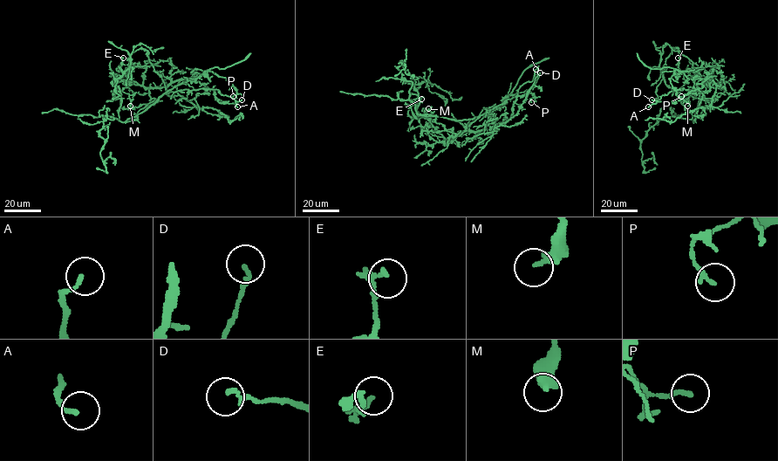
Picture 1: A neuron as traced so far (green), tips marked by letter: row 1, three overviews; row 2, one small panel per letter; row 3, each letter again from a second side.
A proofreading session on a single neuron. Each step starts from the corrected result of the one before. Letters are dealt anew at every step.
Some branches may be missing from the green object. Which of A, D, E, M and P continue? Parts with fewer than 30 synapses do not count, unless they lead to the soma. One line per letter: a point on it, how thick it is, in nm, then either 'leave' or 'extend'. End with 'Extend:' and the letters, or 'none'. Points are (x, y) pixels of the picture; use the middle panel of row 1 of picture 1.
A: place (535, 69); calibre 140 nm; leave
D: place (540, 72); calibre 150 nm; leave
E: place (421, 99); calibre 90 nm; leave
M: place (428, 108); calibre 360 nm; leave
P: place (531, 102); calibre 170 nm; leave
Extend: none

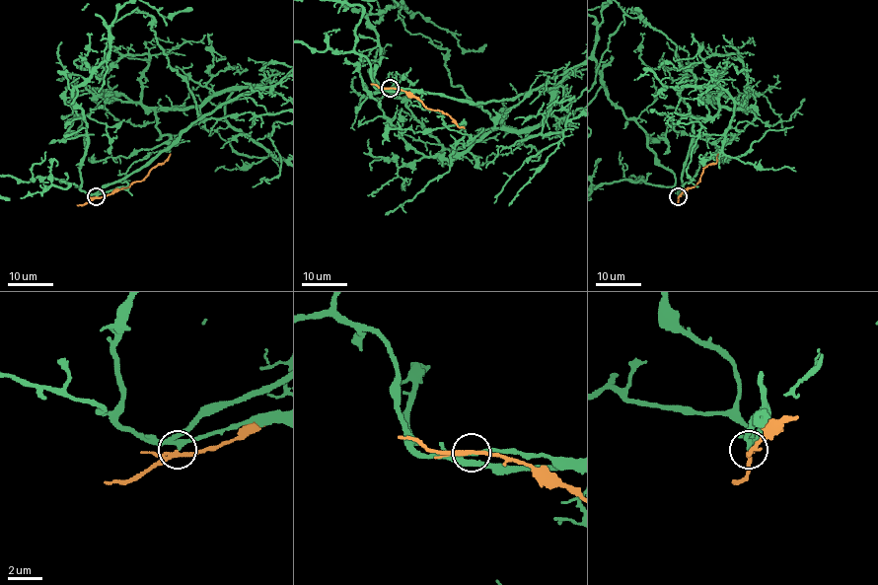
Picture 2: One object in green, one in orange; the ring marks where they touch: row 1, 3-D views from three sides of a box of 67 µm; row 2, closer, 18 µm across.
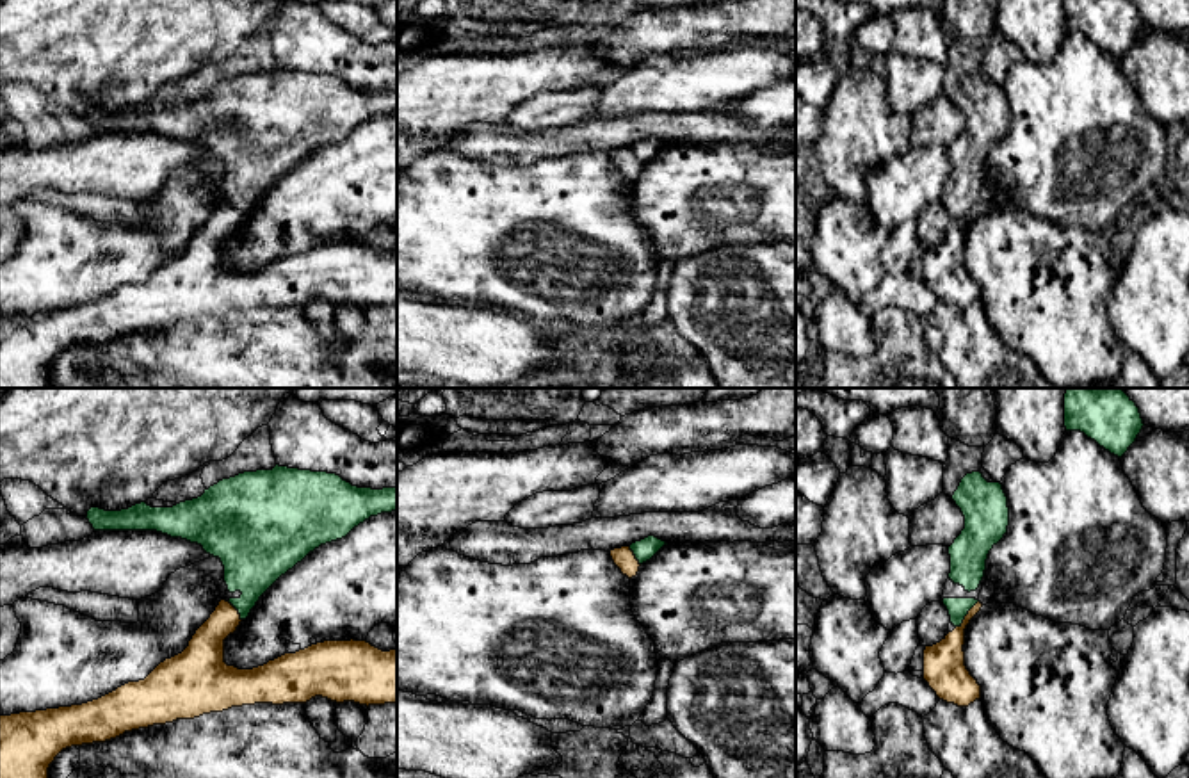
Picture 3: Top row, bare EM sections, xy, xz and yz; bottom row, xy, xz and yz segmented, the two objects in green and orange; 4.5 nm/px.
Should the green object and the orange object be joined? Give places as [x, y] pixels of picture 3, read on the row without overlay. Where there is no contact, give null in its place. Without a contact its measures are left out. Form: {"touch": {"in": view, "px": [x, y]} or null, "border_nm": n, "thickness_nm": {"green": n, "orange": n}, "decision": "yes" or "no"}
{"touch": {"in": "yz", "px": [967, 214]}, "border_nm": 160, "thickness_nm": {"green": 100, "orange": 190}, "decision": "yes"}

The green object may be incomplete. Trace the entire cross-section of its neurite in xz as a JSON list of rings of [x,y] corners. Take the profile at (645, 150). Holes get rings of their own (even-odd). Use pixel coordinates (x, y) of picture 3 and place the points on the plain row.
[[[648,137],[630,148],[611,151],[611,158],[621,174],[632,180],[637,176],[639,167],[650,162],[664,146],[667,144],[655,137]]]

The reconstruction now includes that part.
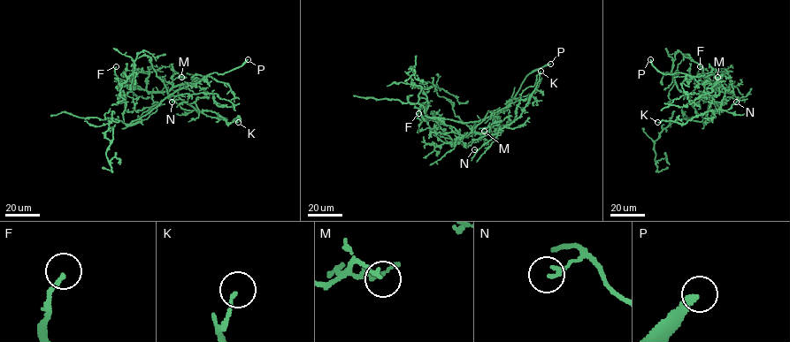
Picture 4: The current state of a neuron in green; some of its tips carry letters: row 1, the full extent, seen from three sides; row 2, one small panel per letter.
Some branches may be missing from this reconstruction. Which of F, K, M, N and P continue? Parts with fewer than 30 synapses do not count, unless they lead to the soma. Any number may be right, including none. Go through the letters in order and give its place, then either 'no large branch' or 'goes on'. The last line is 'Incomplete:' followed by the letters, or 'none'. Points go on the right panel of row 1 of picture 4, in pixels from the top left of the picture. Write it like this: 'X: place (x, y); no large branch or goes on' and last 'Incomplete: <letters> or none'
F: place (700, 66); no large branch
K: place (657, 122); no large branch
M: place (717, 77); no large branch
N: place (736, 102); no large branch
P: place (650, 59); goes on
Incomplete: P

